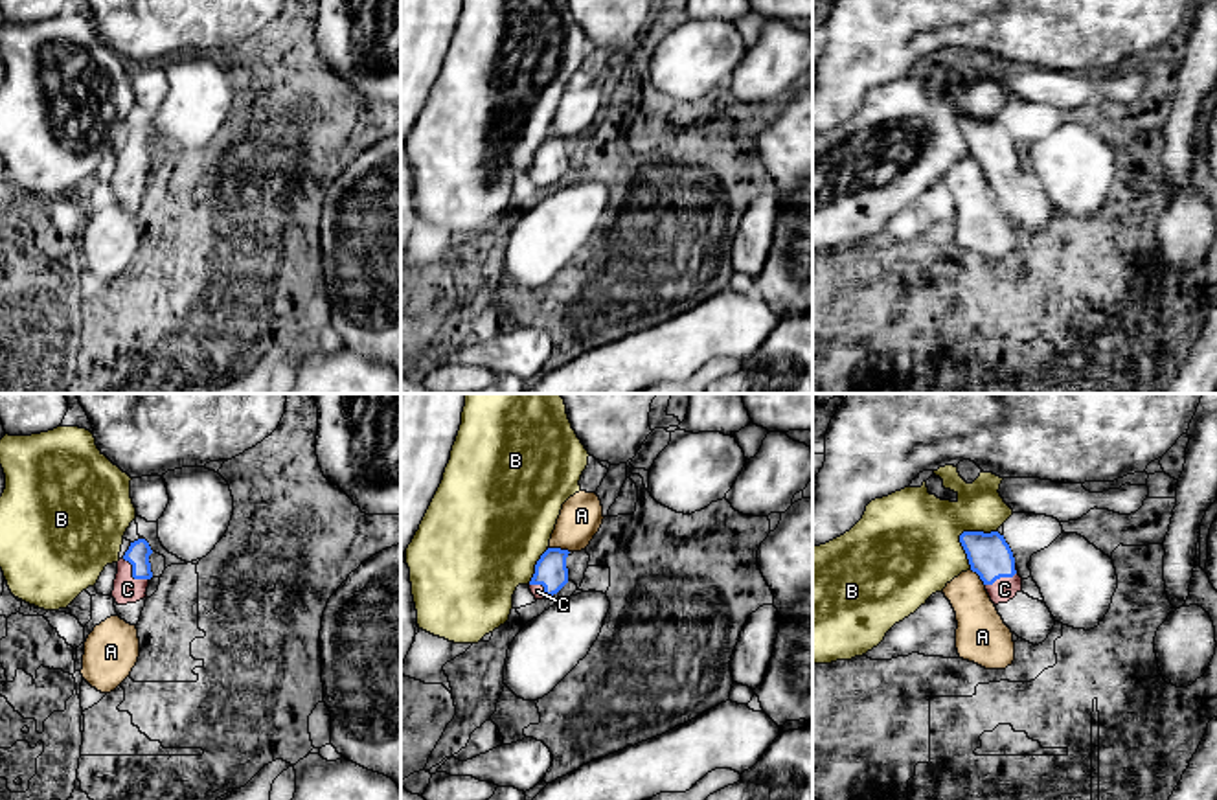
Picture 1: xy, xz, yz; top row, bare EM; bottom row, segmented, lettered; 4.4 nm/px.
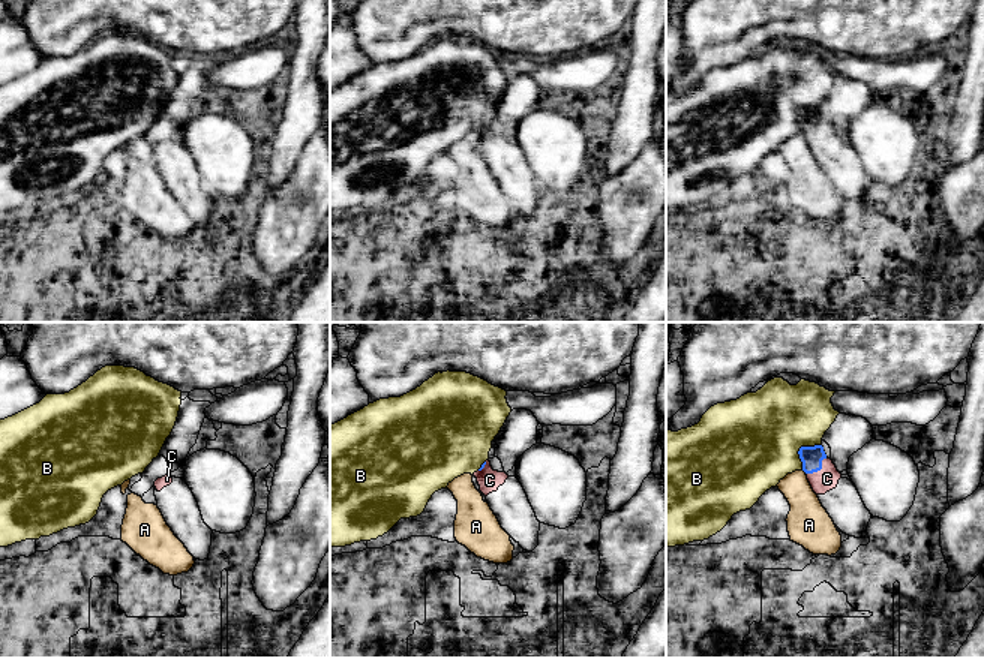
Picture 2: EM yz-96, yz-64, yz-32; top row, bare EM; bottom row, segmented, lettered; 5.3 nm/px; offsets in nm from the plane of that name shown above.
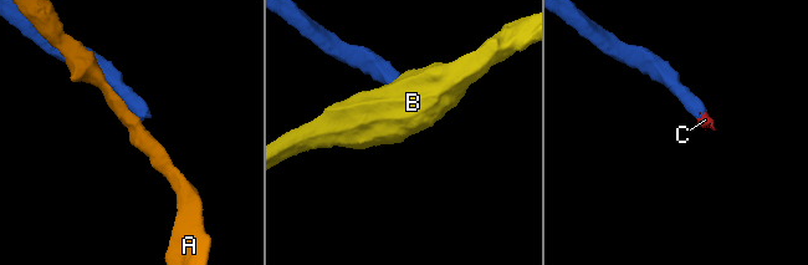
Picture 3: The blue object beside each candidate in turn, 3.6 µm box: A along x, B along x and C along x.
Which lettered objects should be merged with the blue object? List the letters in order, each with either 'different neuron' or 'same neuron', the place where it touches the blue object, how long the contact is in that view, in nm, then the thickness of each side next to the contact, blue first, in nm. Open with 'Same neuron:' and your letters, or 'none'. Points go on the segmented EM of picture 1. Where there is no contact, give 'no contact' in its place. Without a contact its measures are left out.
Same neuron: C
A: different neuron; meets blue in xz at (559, 548); contact 100 nm long; 140 nm thick on the blue side, 190 nm on the other
B: different neuron; meets blue in yz at (962, 534); contact 220 nm long; 190 nm thick on the blue side, 460 nm on the other
C: same neuron; meets blue in yz at (1004, 576); contact 160 nm long; 190 nm thick on the blue side, 110 nm on the other

